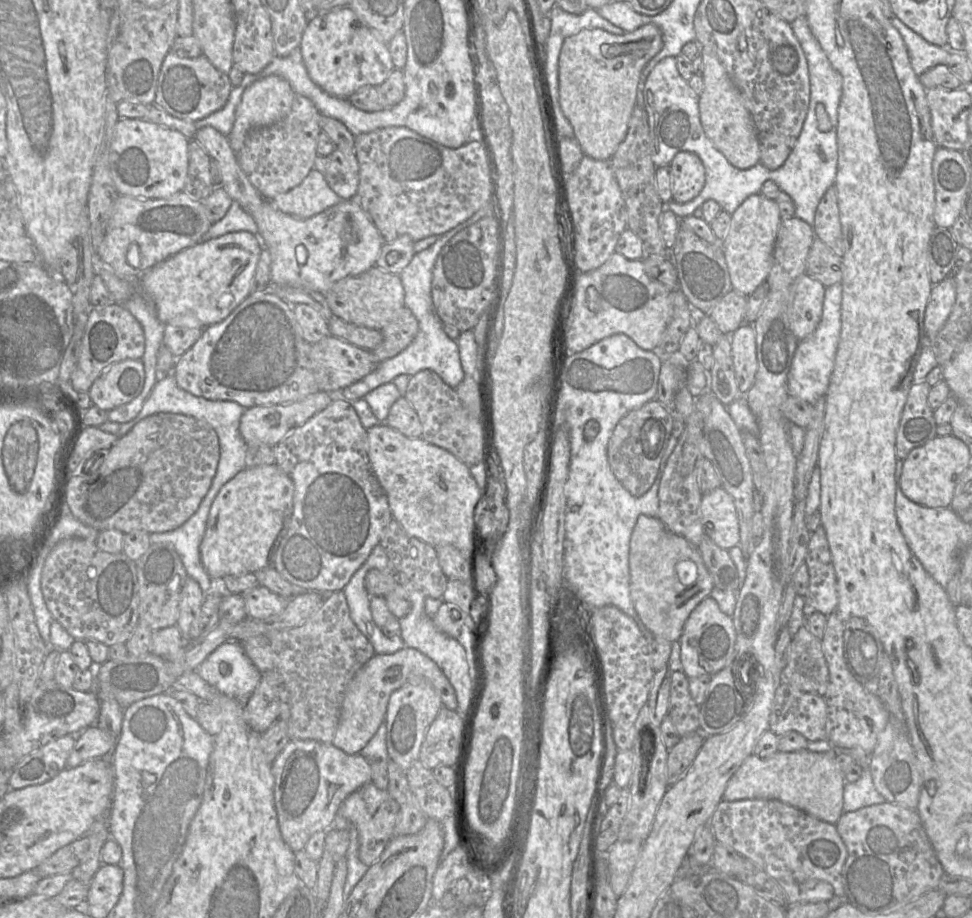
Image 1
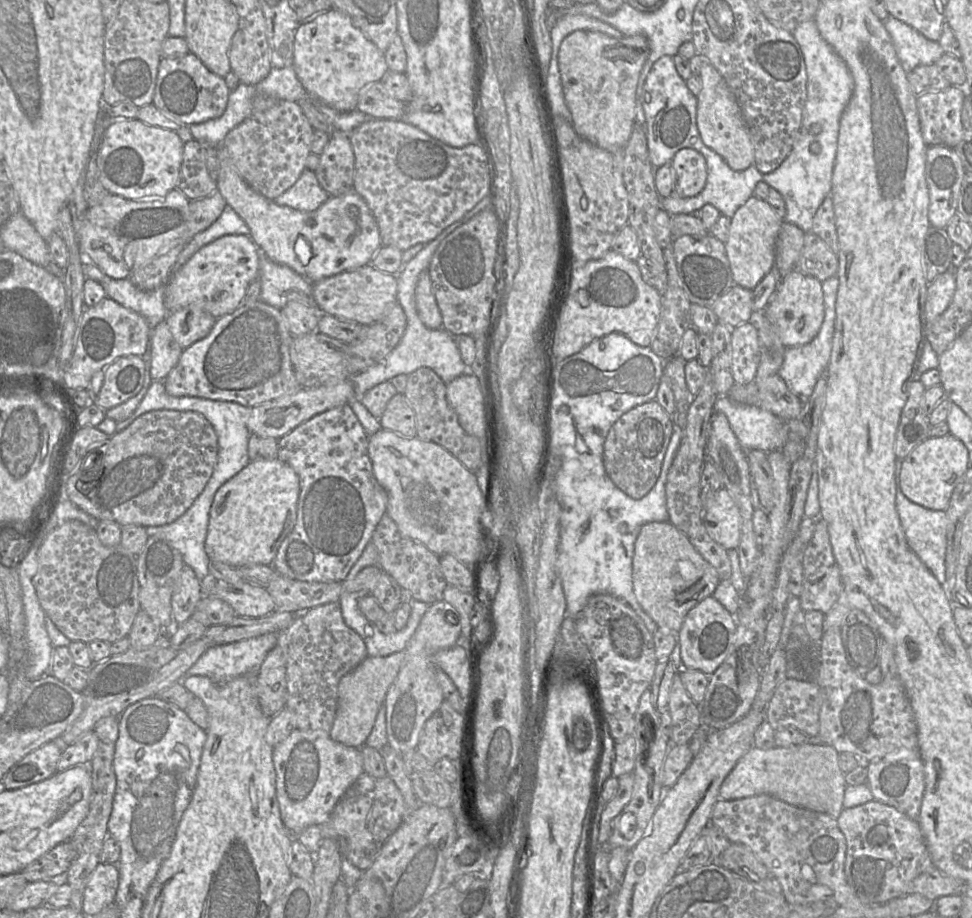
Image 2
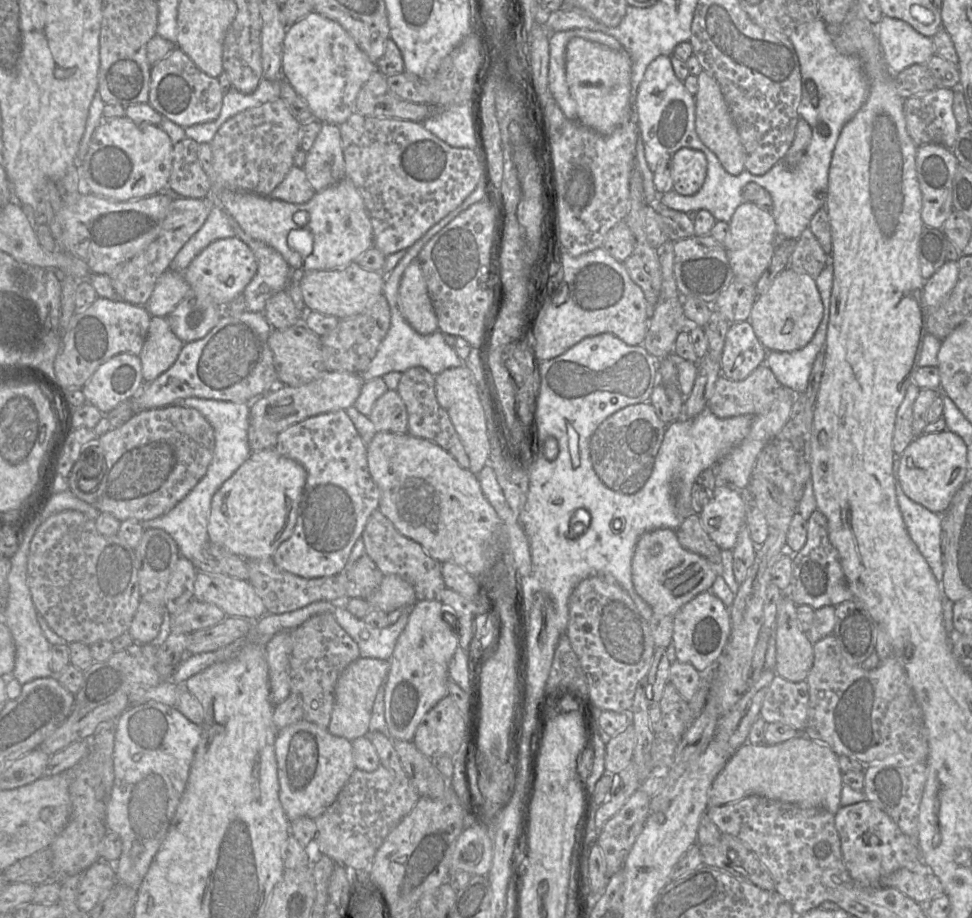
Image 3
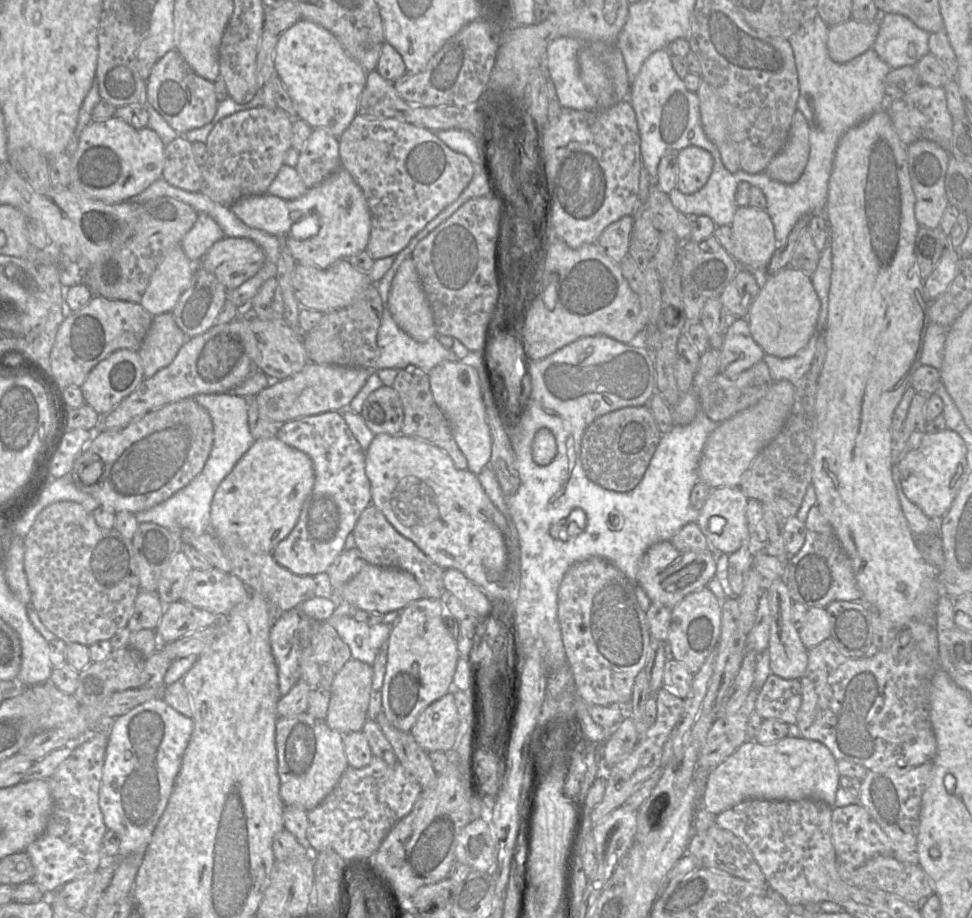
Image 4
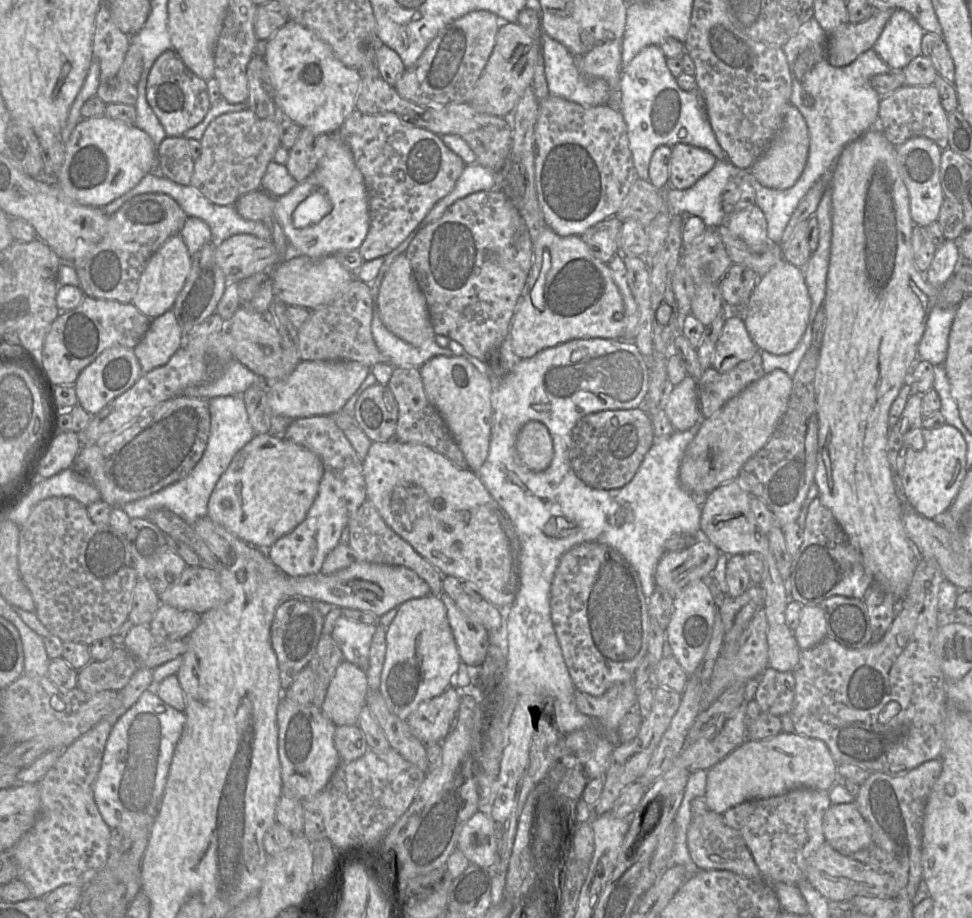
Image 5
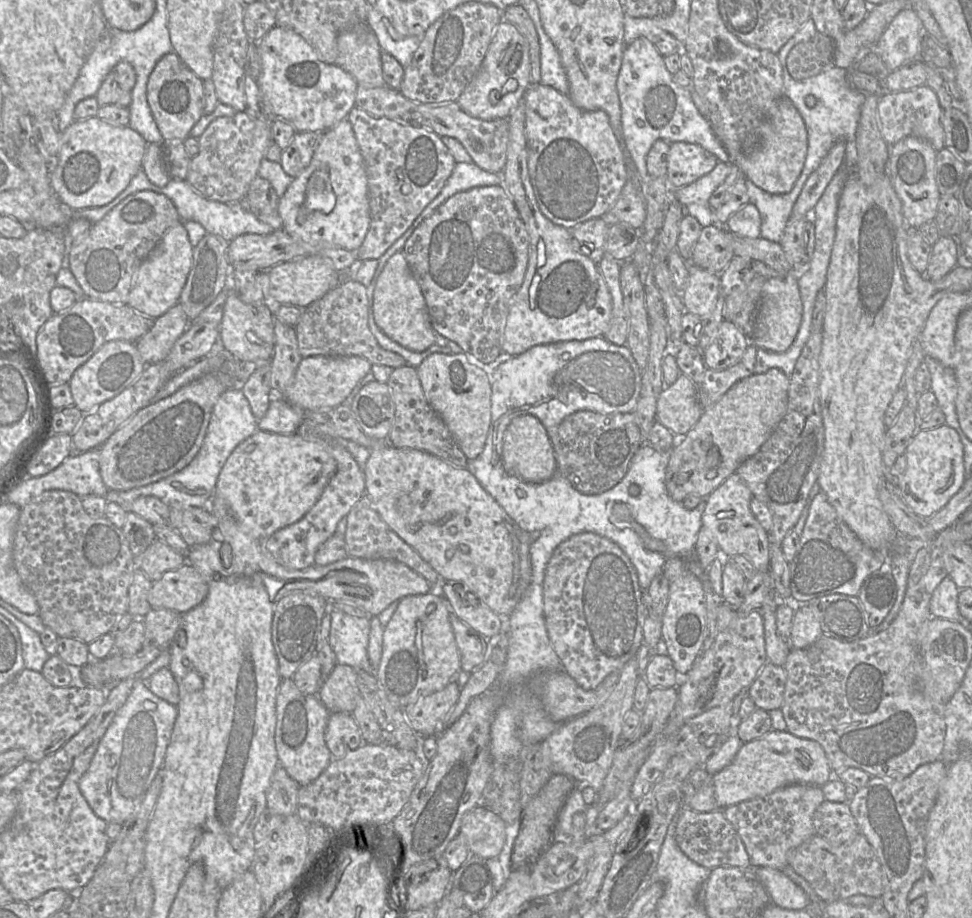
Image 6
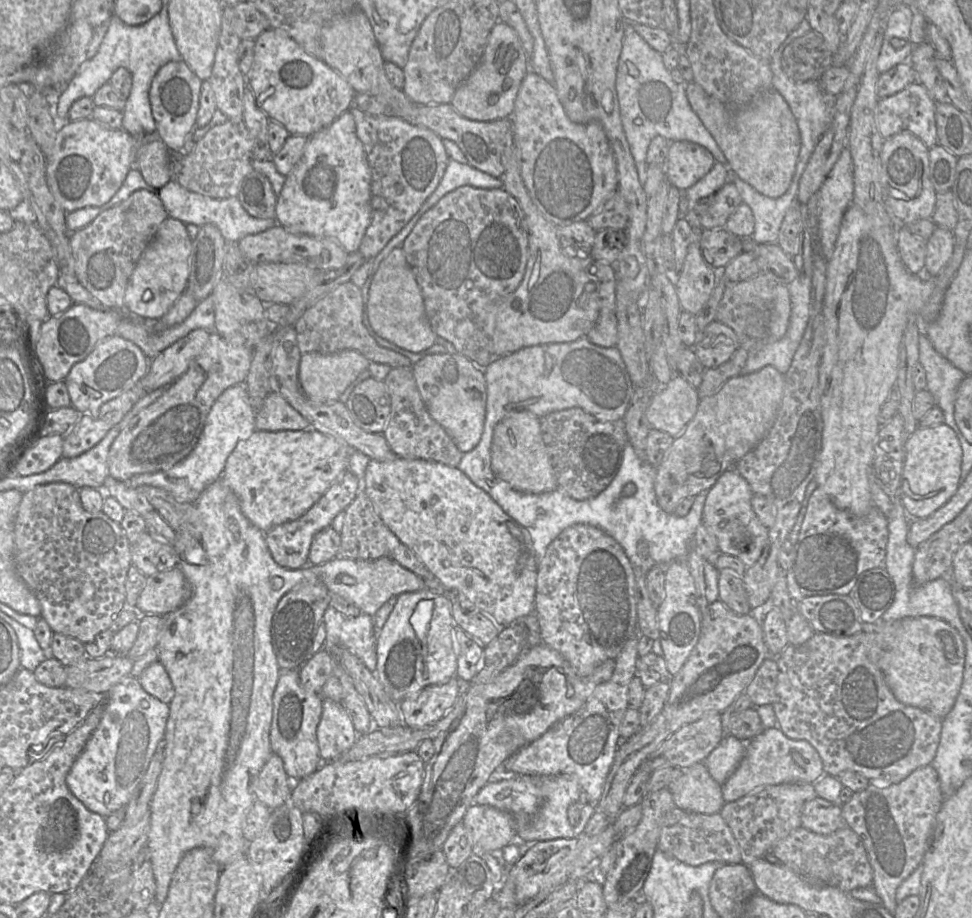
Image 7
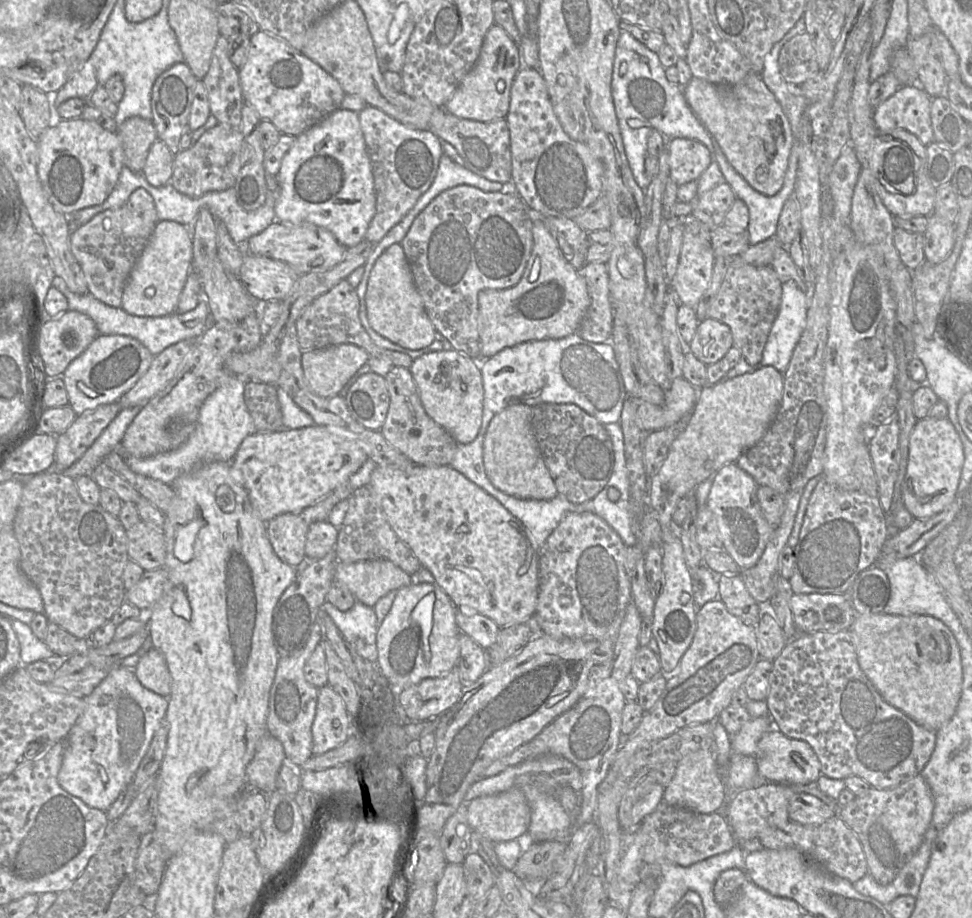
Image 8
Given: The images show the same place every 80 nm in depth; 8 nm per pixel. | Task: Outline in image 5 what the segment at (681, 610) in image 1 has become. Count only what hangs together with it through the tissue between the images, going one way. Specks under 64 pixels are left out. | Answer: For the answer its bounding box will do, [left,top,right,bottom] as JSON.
[655,535,720,597]

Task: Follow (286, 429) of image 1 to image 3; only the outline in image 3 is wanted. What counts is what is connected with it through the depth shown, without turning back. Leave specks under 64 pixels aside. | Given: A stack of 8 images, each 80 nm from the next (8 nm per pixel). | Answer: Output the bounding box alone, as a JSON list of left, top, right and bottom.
[250,371,365,434]

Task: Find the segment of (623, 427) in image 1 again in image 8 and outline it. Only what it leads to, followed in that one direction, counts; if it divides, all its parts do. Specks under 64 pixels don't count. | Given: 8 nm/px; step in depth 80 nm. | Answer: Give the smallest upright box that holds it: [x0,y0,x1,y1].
[532,403,614,504]

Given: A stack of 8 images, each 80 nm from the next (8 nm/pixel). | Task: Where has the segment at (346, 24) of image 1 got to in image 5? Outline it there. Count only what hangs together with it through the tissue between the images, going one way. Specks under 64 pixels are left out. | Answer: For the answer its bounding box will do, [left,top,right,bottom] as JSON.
[263,21,362,134]

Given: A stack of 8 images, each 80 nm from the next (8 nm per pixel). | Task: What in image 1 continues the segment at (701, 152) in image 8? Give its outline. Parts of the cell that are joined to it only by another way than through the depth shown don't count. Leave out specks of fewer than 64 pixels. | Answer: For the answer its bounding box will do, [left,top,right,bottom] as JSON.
[670,152,705,204]

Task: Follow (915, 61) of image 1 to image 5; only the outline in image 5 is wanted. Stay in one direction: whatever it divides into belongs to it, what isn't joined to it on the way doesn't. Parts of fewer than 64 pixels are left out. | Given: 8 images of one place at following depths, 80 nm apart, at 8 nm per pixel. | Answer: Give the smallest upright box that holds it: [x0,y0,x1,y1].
[873,10,925,71]

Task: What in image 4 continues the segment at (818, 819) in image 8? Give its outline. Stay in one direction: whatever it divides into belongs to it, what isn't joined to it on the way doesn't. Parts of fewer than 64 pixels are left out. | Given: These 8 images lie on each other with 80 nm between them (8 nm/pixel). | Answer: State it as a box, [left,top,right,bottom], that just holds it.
[831,804,892,867]

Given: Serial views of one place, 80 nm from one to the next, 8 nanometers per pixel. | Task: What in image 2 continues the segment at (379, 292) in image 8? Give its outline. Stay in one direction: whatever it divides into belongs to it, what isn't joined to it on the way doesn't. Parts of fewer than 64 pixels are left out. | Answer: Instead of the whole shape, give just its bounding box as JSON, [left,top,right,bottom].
[415,271,442,328]

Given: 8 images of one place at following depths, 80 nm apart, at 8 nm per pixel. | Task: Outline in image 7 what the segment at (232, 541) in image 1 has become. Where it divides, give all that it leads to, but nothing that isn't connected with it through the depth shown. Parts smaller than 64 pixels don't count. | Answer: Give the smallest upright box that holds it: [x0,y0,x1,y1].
[221,428,350,533]

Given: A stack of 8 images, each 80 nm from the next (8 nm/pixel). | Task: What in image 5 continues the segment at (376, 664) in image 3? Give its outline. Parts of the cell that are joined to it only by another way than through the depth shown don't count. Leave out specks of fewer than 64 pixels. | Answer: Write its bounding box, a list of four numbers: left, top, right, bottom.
[322,660,367,726]

